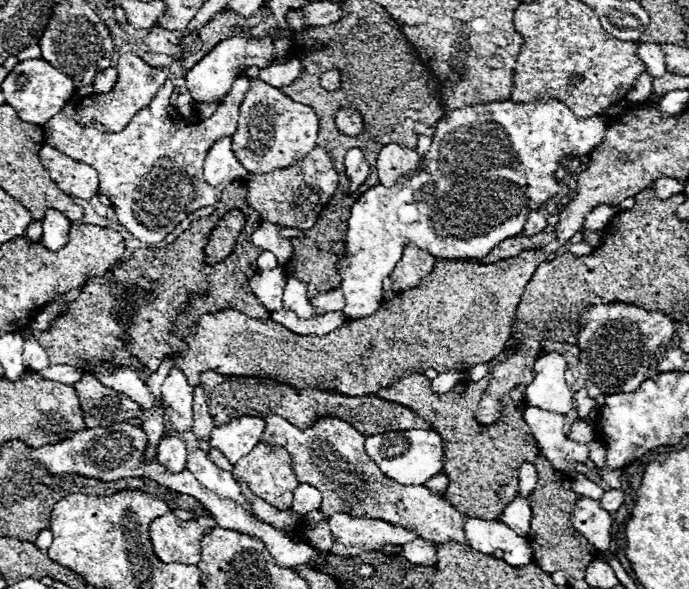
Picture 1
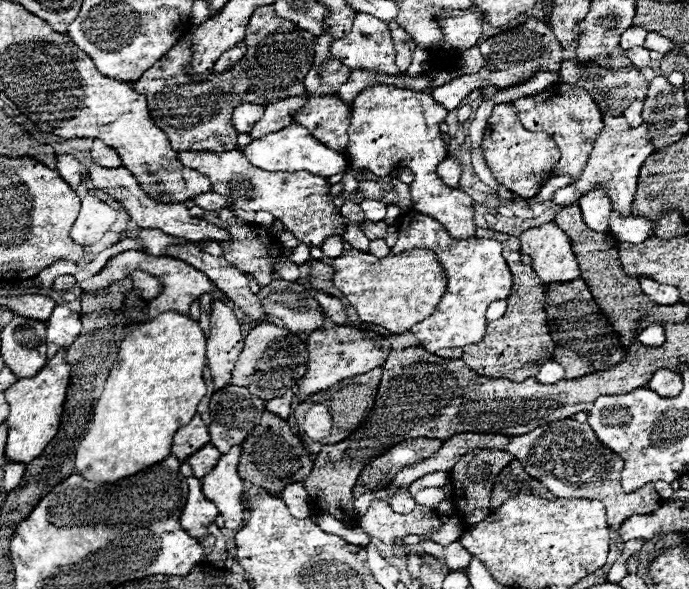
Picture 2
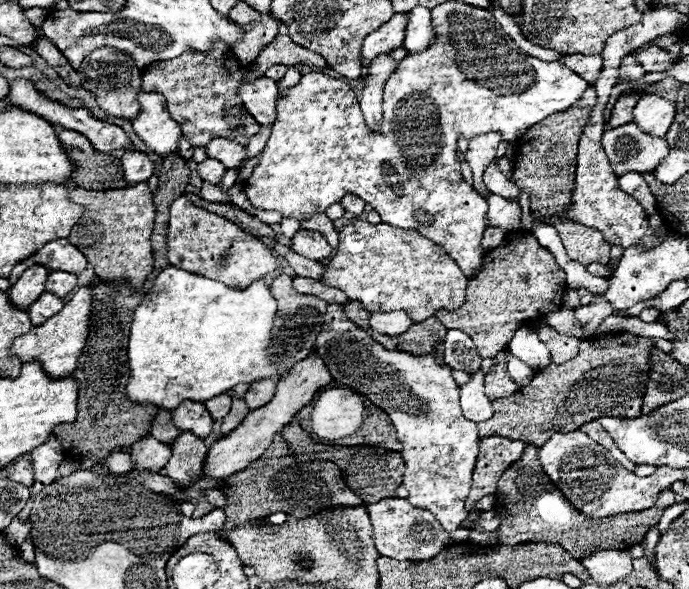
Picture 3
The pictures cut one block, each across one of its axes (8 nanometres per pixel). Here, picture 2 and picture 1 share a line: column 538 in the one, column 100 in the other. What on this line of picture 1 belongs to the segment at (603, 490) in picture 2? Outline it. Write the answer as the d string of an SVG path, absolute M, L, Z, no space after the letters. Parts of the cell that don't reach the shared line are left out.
M116 422L110 428L86 428L74 436L58 442L46 444L40 448L30 448L30 460L46 468L50 474L78 474L84 478L96 478L102 482L112 482L128 476L146 476L144 464L146 434L128 422Z

